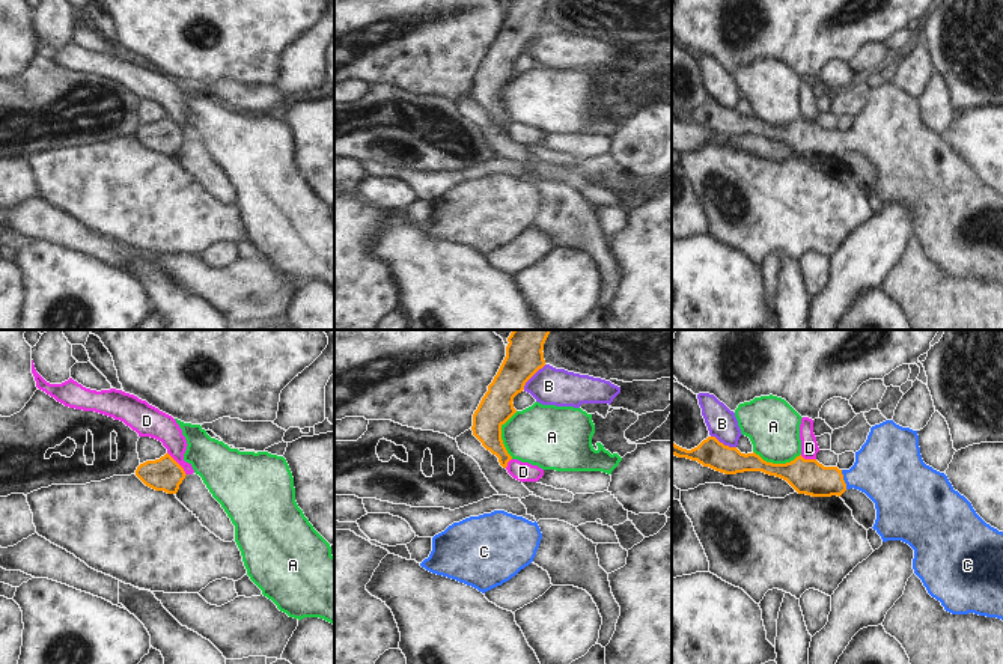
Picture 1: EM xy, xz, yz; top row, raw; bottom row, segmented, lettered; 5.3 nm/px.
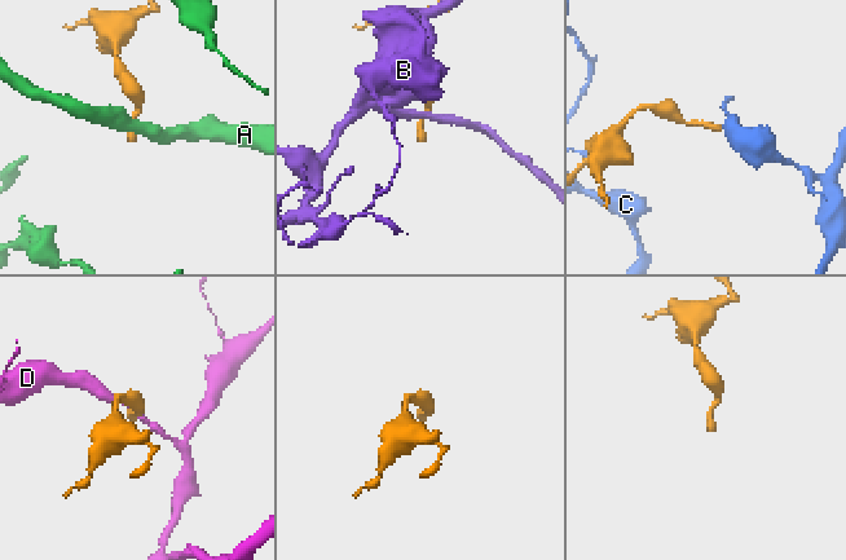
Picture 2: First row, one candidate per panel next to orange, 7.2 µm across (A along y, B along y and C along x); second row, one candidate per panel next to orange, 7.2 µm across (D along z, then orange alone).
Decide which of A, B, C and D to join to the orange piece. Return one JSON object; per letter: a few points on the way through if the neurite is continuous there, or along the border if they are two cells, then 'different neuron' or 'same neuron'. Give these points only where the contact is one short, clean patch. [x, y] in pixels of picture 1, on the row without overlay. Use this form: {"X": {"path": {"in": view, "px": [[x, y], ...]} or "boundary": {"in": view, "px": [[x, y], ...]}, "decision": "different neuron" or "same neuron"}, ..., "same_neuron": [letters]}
{"A": {"boundary": {"in": "xz", "px": [[517, 74], [502, 89], [502, 106], [511, 121]]}, "decision": "different neuron"}, "B": {"boundary": {"in": "xz", "px": [[545, 27], [523, 51]]}, "decision": "different neuron"}, "C": {"path": {"in": "yz", "px": [[806, 139], [813, 142], [842, 142], [887, 131]]}, "decision": "same neuron"}, "D": {"boundary": {"in": "xy", "px": [[167, 115], [185, 137]]}, "decision": "different neuron"}, "same_neuron": ["C"]}

